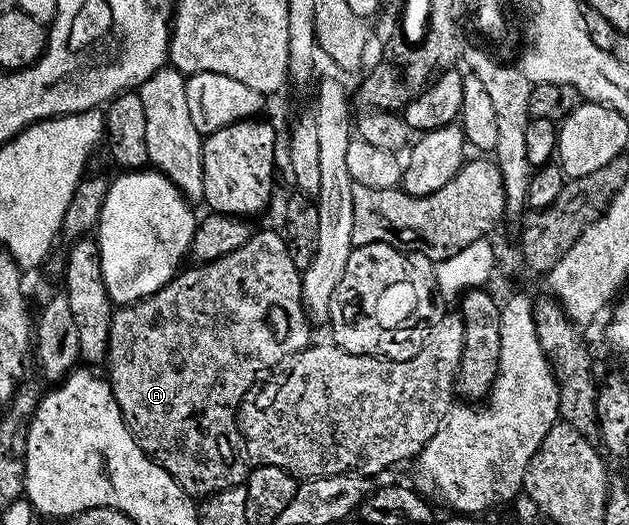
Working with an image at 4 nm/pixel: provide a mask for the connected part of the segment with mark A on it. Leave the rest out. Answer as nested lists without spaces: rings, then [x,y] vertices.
[[[257,229],[252,232],[250,239],[245,244],[239,245],[239,249],[235,249],[235,253],[227,253],[227,257],[219,257],[210,263],[186,266],[184,270],[174,275],[166,287],[159,289],[155,294],[149,295],[137,303],[126,303],[118,306],[114,310],[107,356],[109,387],[113,391],[115,401],[123,413],[125,424],[128,425],[129,432],[133,434],[135,442],[189,495],[208,497],[232,487],[240,487],[249,478],[251,463],[243,450],[243,436],[241,428],[237,425],[237,413],[240,411],[241,402],[246,395],[254,390],[255,384],[258,382],[257,375],[262,374],[261,376],[264,376],[266,373],[280,368],[283,359],[301,351],[304,347],[310,346],[309,327],[311,328],[311,320],[302,303],[301,279],[302,268],[297,267],[295,261],[291,261],[284,234],[280,230],[259,231]]]

